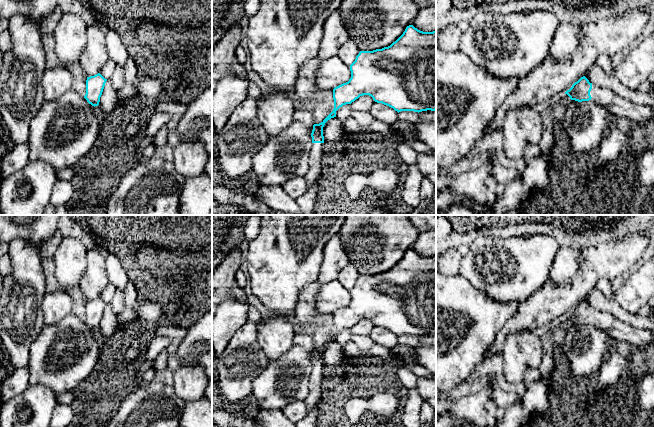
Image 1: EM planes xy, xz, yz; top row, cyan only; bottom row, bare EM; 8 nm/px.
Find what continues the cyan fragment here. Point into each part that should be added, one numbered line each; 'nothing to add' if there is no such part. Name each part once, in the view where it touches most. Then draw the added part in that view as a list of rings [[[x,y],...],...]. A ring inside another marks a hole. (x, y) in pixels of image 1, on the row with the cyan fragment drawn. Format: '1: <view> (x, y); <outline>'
1: yz (616, 105); [[[592,84],[590,95],[592,97],[590,101],[598,106],[603,106],[609,114],[649,124],[650,126],[654,123],[654,108],[650,106],[635,104],[610,89],[594,84]]]

